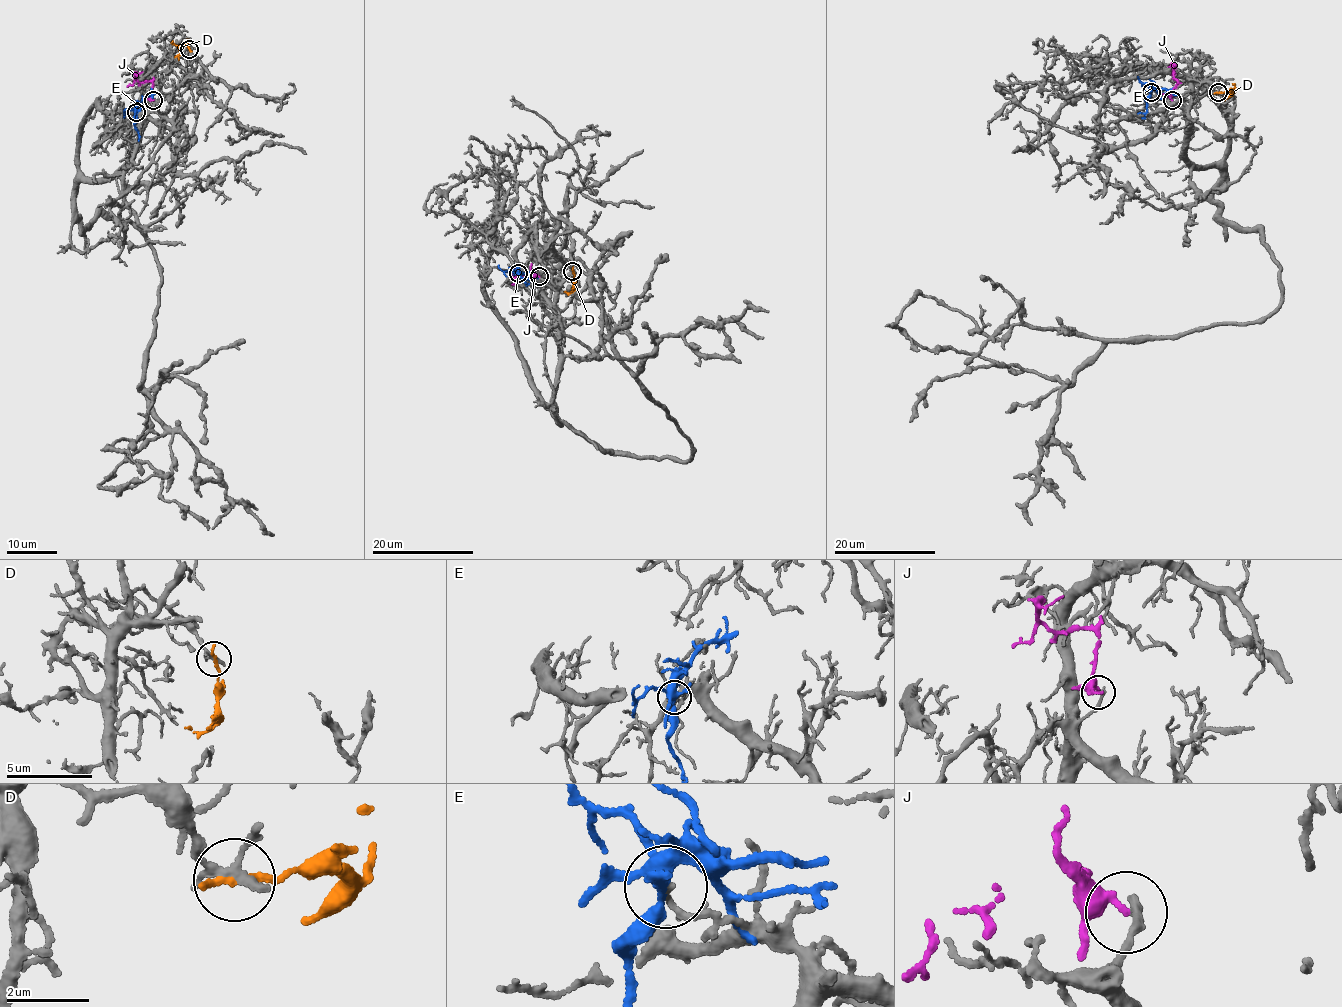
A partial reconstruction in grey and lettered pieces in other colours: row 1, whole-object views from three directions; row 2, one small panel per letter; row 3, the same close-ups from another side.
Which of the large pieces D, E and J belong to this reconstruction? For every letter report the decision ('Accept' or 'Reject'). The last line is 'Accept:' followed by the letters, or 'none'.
D: Reject
E: Reject
J: Reject
Accept: none

